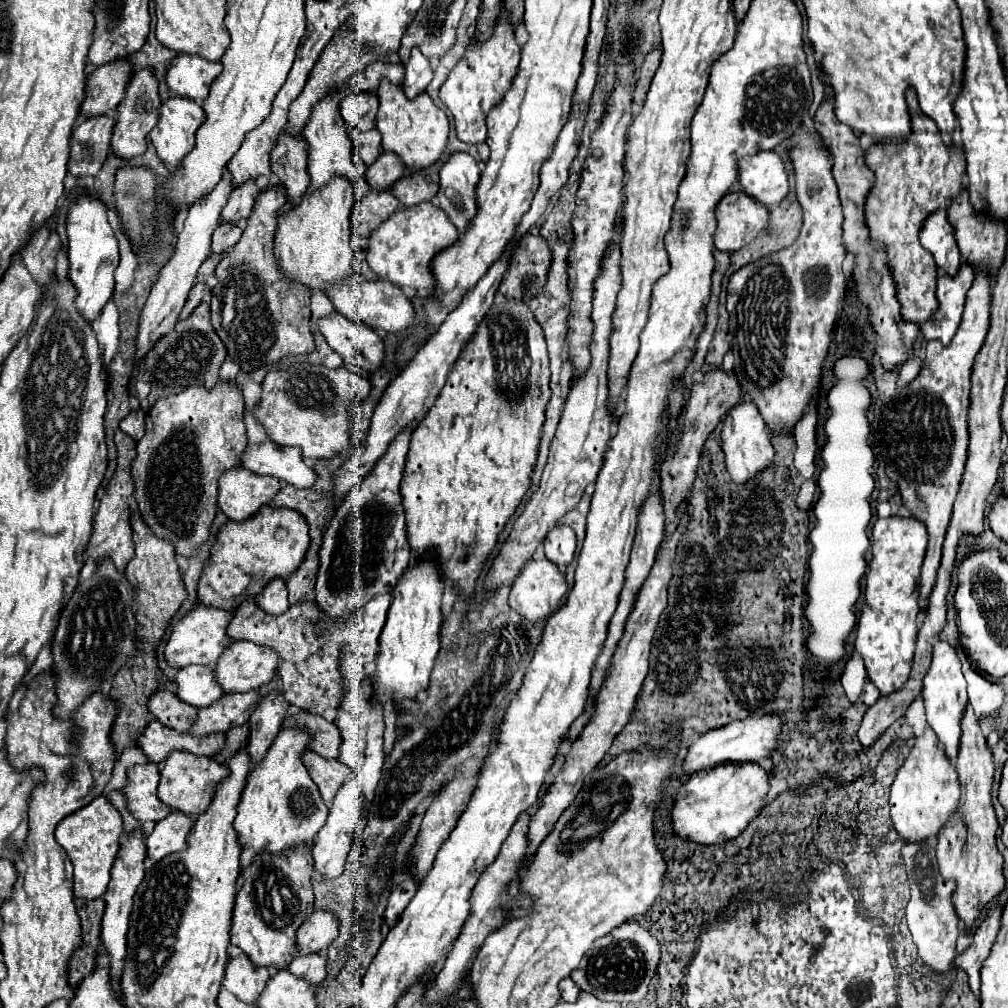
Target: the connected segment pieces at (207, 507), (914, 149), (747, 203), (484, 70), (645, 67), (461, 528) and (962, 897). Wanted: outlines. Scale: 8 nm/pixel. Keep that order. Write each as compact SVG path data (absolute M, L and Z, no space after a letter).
M218 380L212 390L206 390L202 384L188 386L182 392L166 398L158 398L156 404L146 414L146 434L136 444L136 458L130 464L130 474L134 480L134 498L138 502L138 510L144 522L152 528L152 532L168 540L176 554L192 556L196 546L208 540L210 524L218 510L216 492L218 492L218 476L222 472L238 466L240 454L244 452L246 428L244 428L244 398L242 390L234 382Z
M914 90L906 92L906 102L912 120L910 136L904 140L874 140L864 156L866 166L876 174L876 182L866 198L864 212L870 240L880 242L888 256L886 264L896 284L904 320L922 324L936 312L938 300L934 292L936 264L932 254L922 248L918 234L924 218L930 212L938 210L940 206L948 206L948 202L958 196L966 160L964 152L956 144L946 146L942 142L936 122L920 110Z
M728 192L716 208L714 248L736 252L766 228L768 210L742 192Z
M500 10L490 40L478 40L474 36L476 32L472 32L462 60L452 68L450 76L440 86L440 100L454 116L458 138L468 144L480 144L486 140L486 116L510 88L520 62L520 46L514 40L514 26L506 10Z
M660 50L648 52L646 58L644 58L644 64L642 64L642 68L640 68L640 78L638 78L638 84L636 84L636 90L634 90L634 104L642 106L642 100L644 100L646 92L648 92L650 80L652 80L652 76L654 76L658 64L660 64Z
M522 300L494 304L462 348L436 402L428 408L422 424L418 424L412 434L400 484L408 542L414 558L428 550L436 552L444 578L450 578L464 596L474 592L474 582L490 550L496 546L498 534L530 488L530 474L542 436L544 408L550 398L548 384L546 342L530 308Z
M966 706L962 716L962 736L958 748L960 750L956 756L956 768L960 774L962 796L956 812L938 832L936 856L938 856L938 866L942 876L956 880L956 892L952 894L952 902L958 918L966 924L966 928L972 928L974 920L980 916L984 906L992 898L996 898L1004 888L1004 874L1002 874L1004 858L996 848L998 820L990 800L994 760L986 744L986 734L970 706Z

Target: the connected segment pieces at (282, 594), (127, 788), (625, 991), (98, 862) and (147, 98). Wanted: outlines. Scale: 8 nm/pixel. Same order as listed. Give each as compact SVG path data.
M282 578L270 580L256 598L258 598L258 604L266 608L266 612L282 614L288 606L288 590L286 590L284 580Z
M152 762L136 764L126 770L126 784L122 788L126 796L126 808L140 822L158 822L170 814L170 808L164 808L156 796L158 780L160 772Z
M624 922L618 928L622 928L622 946L612 942L610 946L602 948L602 952L586 952L580 966L570 974L570 978L564 978L559 983L562 1000L574 1004L578 1000L580 988L608 1002L638 1002L646 996L650 980L656 976L656 968L660 962L660 942L638 922Z
M104 796L94 798L88 806L80 808L78 812L58 822L54 838L66 850L70 862L74 864L72 892L76 898L94 900L106 892L106 884L110 880L110 868L120 848L120 834L122 834L122 818L118 810Z
M140 70L136 72L128 86L126 86L126 96L118 104L118 118L112 130L112 140L110 148L114 156L130 160L146 152L146 142L148 142L148 132L156 126L158 122L158 108L160 108L160 98L158 98L158 84L152 74L152 70Z

